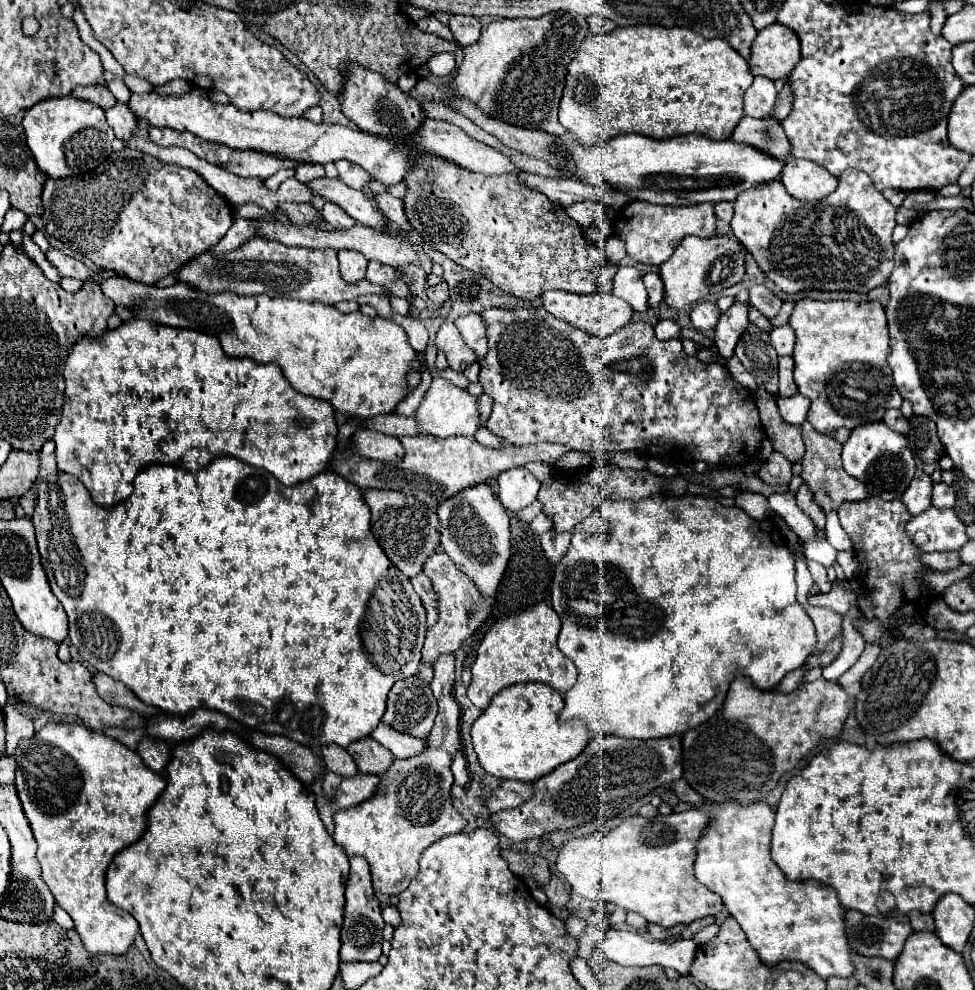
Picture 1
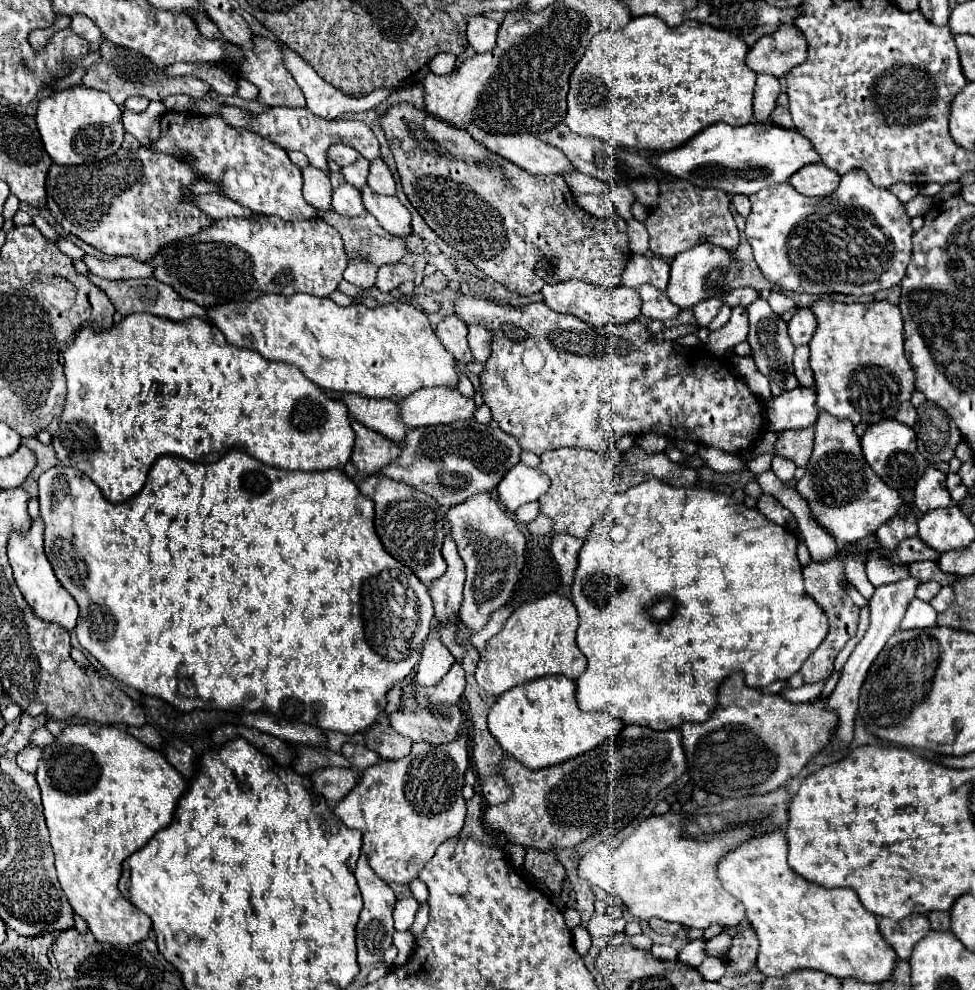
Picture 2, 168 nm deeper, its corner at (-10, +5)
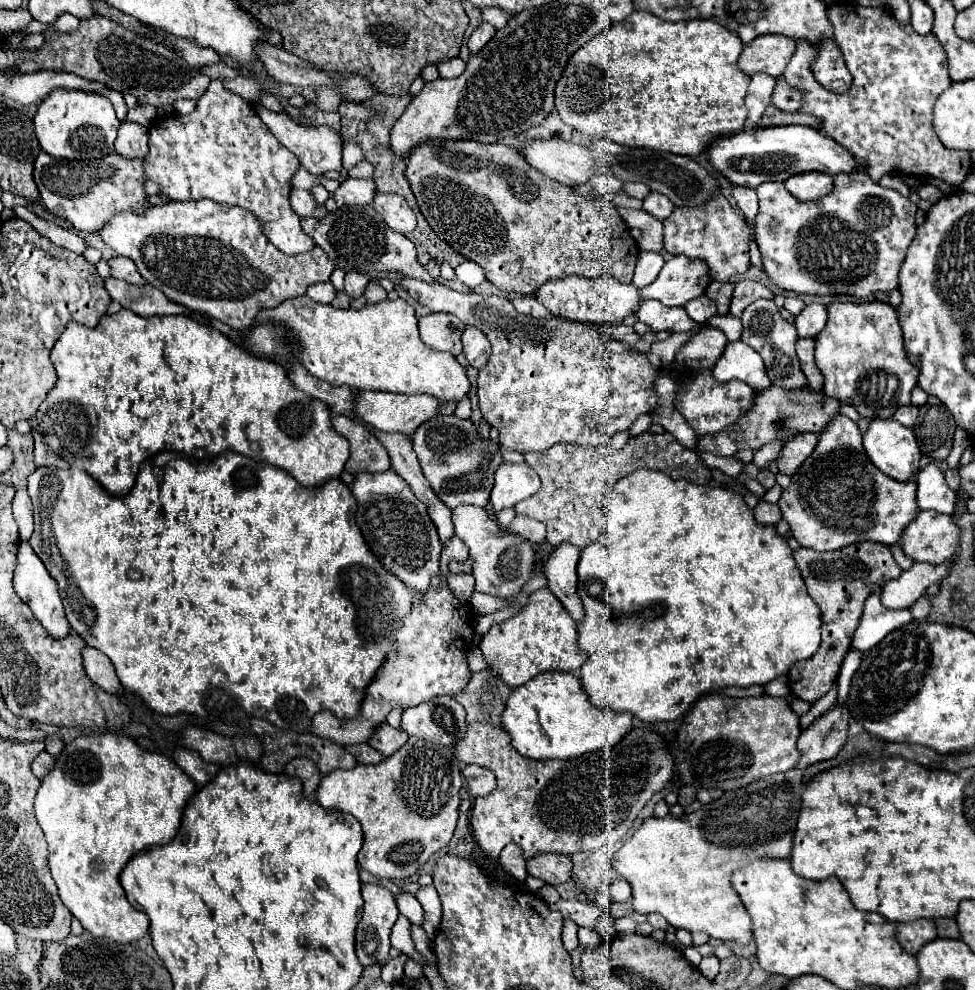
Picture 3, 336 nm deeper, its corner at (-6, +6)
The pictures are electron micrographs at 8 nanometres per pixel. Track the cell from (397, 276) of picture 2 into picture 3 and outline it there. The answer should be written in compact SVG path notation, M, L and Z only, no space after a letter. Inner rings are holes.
M371 282L363 294L367 298L367 304L375 304L375 302L381 302L387 298L387 292L377 284L377 282Z

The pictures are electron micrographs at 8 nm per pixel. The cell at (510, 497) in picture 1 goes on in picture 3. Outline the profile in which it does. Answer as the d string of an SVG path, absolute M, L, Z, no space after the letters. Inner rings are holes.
M525 462L521 464L501 464L499 470L495 472L495 484L491 490L491 506L495 512L515 506L517 502L533 496L541 486L541 480L537 472L527 466Z

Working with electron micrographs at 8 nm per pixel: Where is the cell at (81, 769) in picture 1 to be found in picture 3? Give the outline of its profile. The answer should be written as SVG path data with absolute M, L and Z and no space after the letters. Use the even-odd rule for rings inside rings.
M99 734L93 736L93 740L81 736L69 742L61 756L57 756L55 768L45 776L35 796L35 818L49 844L49 868L61 902L95 938L135 942L147 934L149 918L127 902L119 874L143 848L163 846L173 840L181 826L183 810L195 792L197 784L173 760L157 752L141 750L137 742L127 736Z

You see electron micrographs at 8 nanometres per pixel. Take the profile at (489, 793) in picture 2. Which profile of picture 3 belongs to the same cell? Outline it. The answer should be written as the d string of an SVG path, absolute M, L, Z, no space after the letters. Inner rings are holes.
M463 764L461 774L465 776L465 784L471 796L485 796L495 788L495 776L491 770L477 764Z

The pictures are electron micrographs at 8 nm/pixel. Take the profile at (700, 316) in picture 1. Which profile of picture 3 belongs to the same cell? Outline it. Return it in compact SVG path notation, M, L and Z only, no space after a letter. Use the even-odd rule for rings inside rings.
M707 296L693 298L693 300L689 300L683 308L685 308L685 312L689 314L689 318L693 318L693 320L699 322L699 324L705 324L705 322L711 320L711 316L715 316L715 312L717 312L715 302L709 300Z

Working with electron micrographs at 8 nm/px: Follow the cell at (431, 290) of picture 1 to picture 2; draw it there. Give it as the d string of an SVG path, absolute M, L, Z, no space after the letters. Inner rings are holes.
M437 271L435 275L429 275L429 277L423 279L423 287L425 287L427 291L433 291L433 293L443 291L443 289L447 287L447 283L449 283L449 279L447 279L441 271Z

